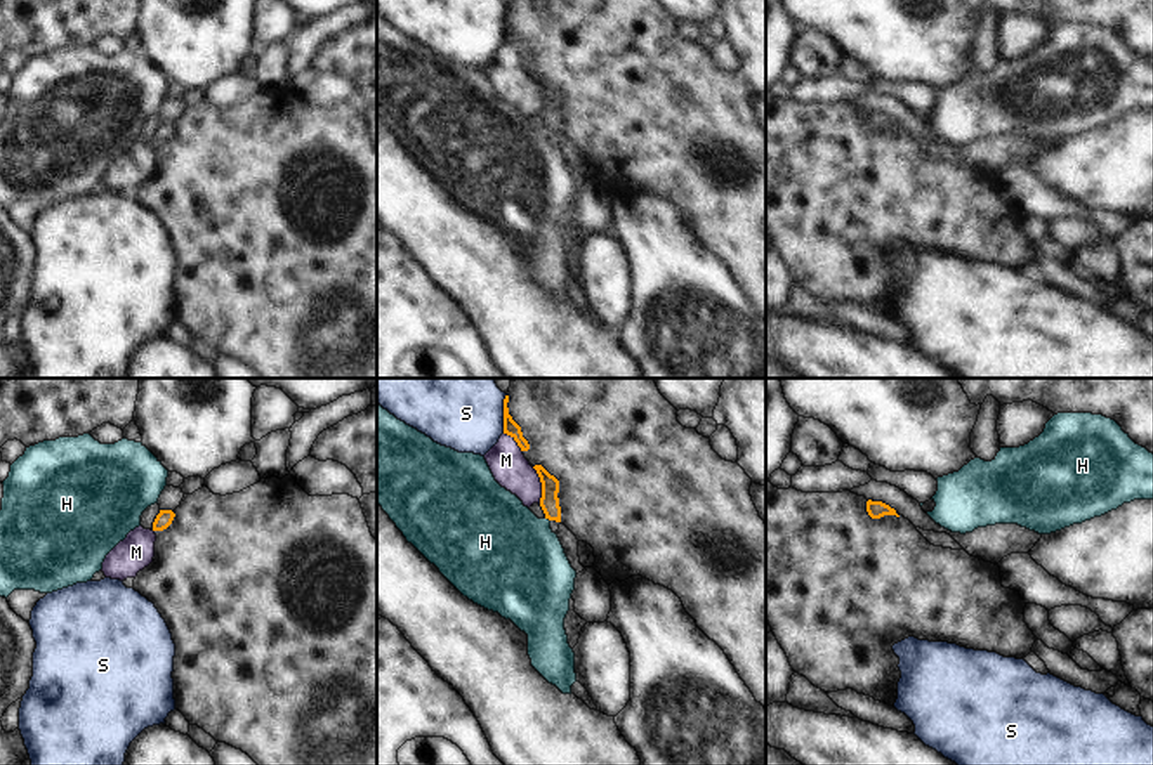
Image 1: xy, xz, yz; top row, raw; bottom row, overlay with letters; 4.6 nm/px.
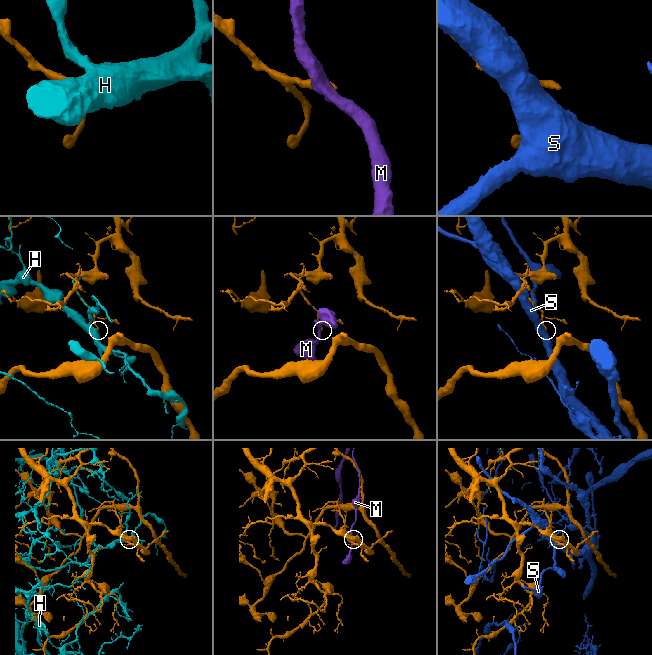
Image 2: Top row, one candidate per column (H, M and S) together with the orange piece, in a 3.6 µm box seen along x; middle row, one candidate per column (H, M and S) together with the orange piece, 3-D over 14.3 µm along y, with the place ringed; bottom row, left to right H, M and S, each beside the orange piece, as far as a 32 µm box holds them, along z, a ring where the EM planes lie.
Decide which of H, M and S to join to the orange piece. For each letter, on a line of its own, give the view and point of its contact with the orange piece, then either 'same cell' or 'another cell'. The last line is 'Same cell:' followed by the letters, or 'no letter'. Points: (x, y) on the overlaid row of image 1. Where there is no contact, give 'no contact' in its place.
H: xz (547, 517) | another cell
M: xz (542, 484) | another cell
S: xz (504, 413) | another cell
Same cell: no letter

